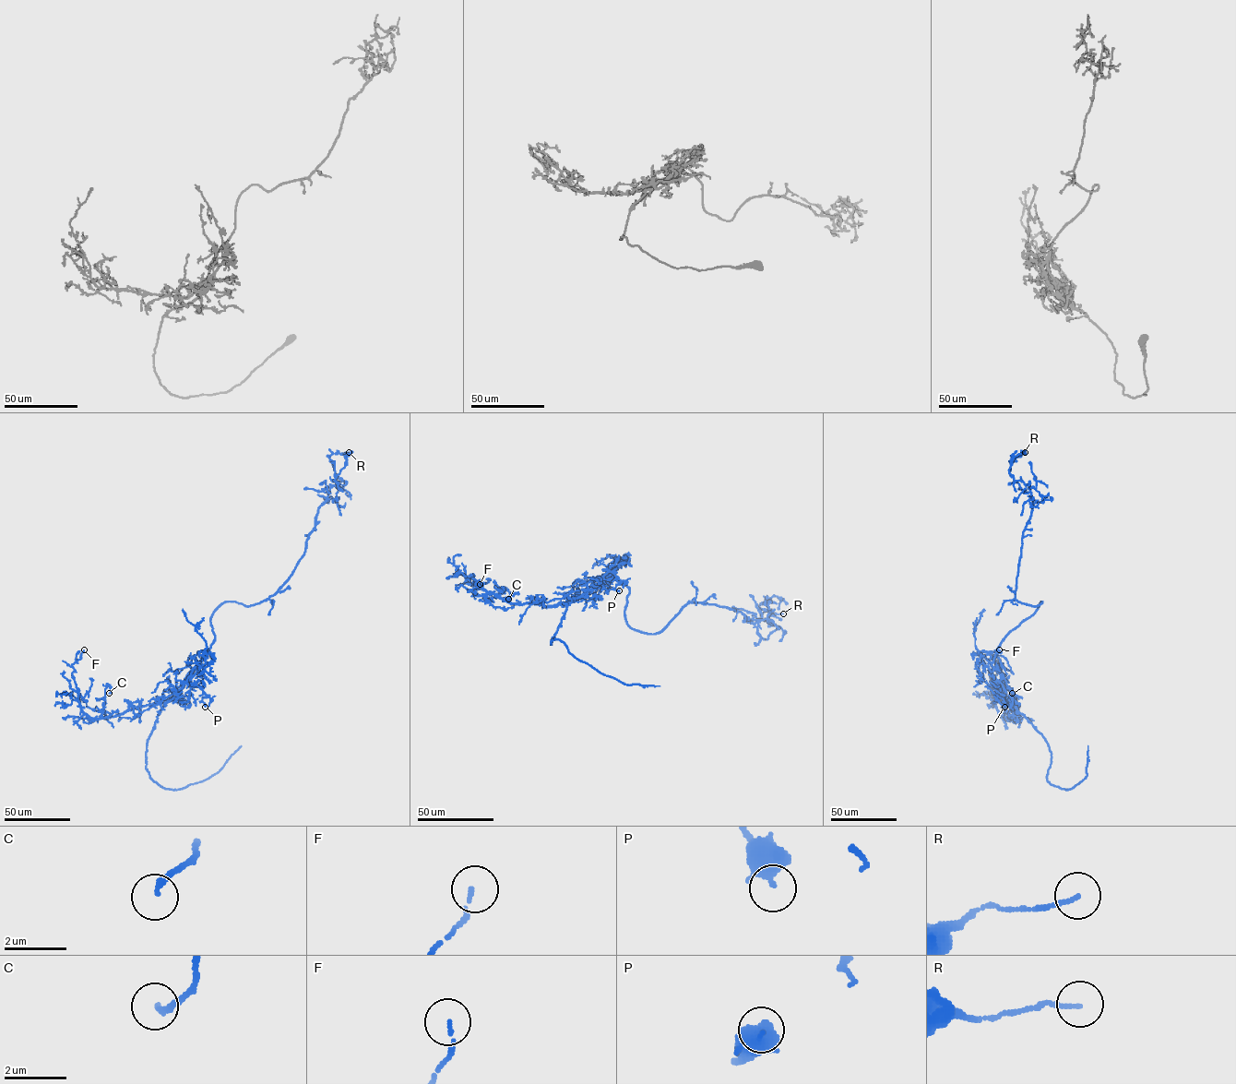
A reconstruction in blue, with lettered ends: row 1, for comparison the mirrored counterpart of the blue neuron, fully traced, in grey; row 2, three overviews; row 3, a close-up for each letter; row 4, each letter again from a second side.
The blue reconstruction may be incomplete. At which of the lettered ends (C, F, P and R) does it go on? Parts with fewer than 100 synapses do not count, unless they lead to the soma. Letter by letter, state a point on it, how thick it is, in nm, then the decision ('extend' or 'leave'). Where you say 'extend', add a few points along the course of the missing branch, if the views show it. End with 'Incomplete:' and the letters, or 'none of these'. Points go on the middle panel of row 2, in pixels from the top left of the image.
C: at (508, 599); 180 nm thick; leave
F: at (480, 584); 90 nm thick; leave
P: at (619, 590); 400 nm thick; leave
R: at (783, 613); 120 nm thick; leave
Incomplete: none of these

